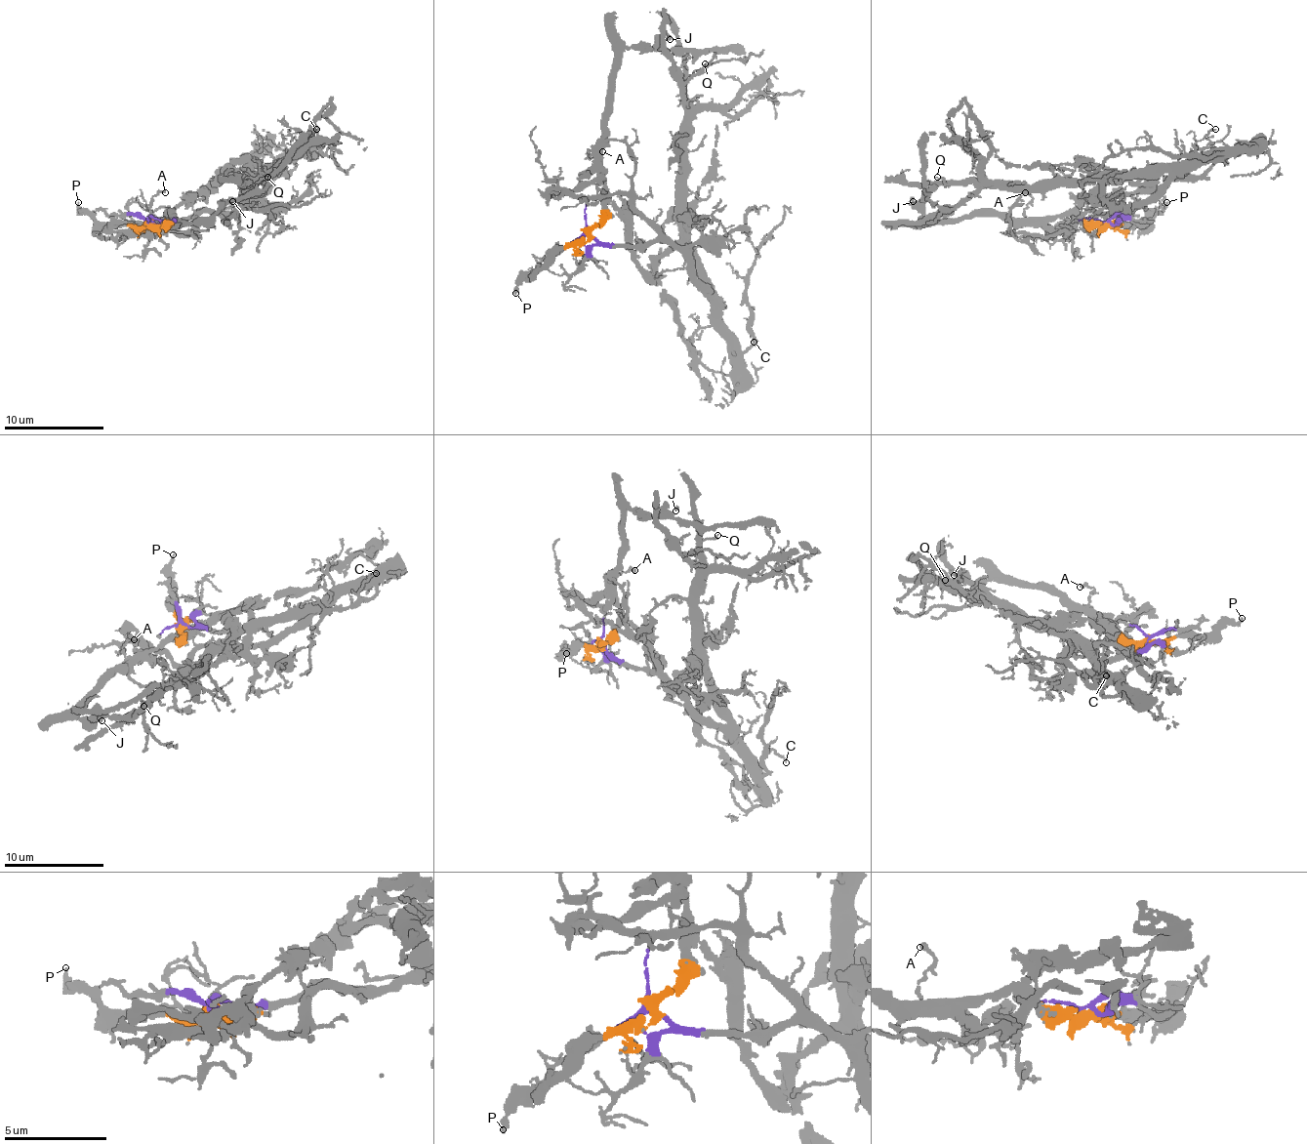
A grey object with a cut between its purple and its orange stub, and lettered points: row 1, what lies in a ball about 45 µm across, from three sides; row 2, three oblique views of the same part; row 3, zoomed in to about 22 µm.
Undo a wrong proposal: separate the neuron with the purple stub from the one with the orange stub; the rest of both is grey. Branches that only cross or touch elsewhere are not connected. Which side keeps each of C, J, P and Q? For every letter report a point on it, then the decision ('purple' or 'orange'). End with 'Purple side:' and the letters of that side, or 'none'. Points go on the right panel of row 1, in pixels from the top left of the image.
C: place (1215, 129); purple
J: place (913, 201); orange
P: place (1166, 202); orange
Q: place (937, 177); purple
Purple side: C, Q

